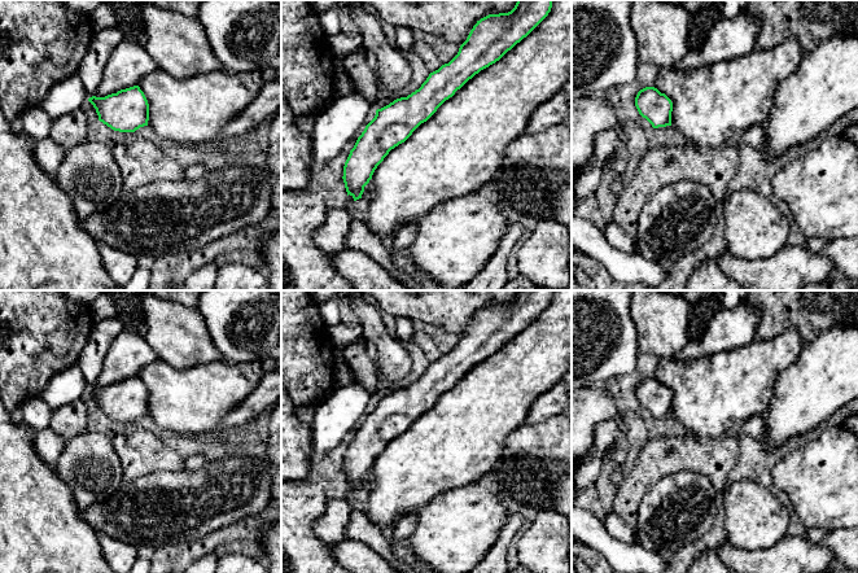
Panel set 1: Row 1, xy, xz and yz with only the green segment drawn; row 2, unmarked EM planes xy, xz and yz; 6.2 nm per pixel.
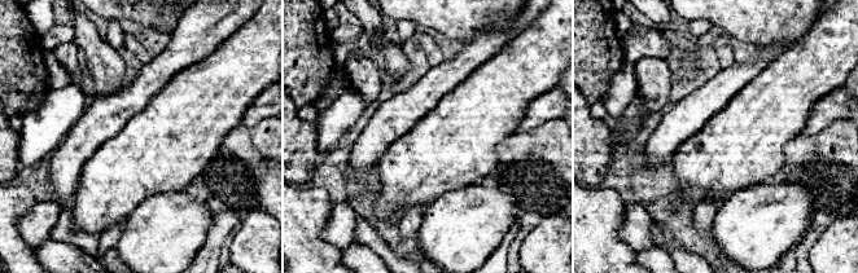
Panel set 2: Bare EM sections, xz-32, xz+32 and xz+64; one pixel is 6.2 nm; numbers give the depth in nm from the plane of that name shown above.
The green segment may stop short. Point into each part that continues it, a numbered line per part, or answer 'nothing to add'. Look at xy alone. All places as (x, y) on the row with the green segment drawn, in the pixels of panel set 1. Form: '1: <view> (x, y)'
1: xy (193, 110)

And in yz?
1: yz (713, 105)

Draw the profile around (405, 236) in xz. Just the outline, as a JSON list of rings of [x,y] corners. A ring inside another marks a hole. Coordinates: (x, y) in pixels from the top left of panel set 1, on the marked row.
[[[419,220],[408,222],[395,232],[393,251],[402,251],[412,245],[417,233],[417,223]]]

